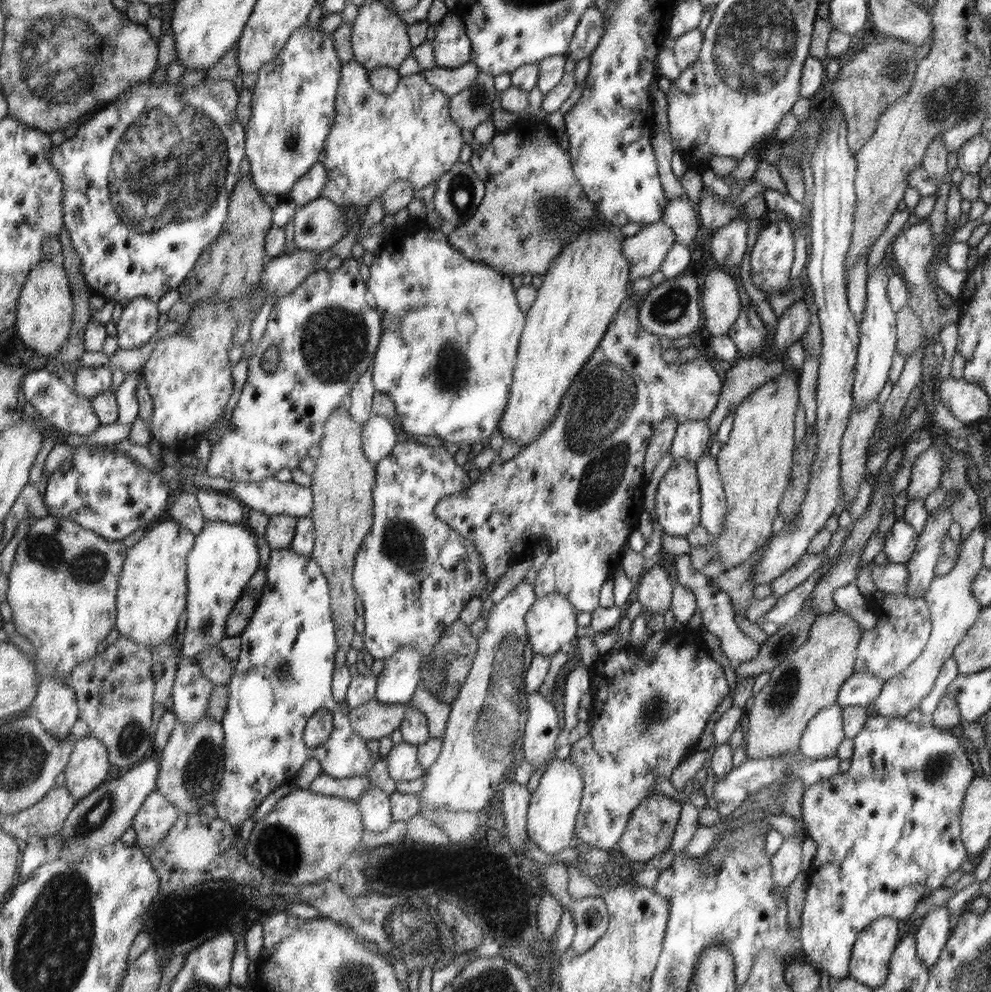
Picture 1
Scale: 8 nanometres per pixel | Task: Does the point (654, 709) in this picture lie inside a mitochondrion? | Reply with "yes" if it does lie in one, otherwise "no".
yes

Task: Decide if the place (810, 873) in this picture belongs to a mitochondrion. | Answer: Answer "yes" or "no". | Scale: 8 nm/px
no

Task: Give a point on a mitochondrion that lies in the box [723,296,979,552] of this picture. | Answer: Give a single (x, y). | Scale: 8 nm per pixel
(958, 484)

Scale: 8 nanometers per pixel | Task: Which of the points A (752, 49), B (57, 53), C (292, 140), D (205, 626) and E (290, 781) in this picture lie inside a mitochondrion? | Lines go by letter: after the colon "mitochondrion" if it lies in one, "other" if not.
A: mitochondrion
B: mitochondrion
C: mitochondrion
D: mitochondrion
E: other

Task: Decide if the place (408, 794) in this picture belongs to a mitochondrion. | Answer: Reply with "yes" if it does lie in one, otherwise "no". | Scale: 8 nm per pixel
no

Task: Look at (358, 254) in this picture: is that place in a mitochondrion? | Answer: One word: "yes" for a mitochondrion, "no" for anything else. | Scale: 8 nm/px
no

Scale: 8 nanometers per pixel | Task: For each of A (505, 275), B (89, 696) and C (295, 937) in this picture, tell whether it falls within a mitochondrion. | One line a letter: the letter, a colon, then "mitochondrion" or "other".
A: other
B: other
C: other

